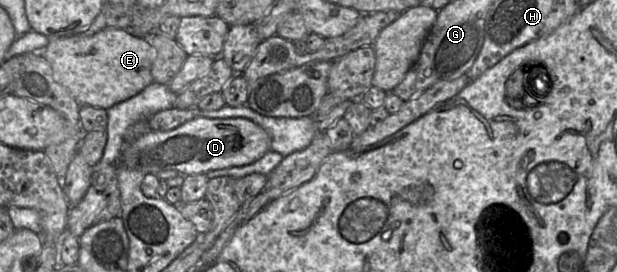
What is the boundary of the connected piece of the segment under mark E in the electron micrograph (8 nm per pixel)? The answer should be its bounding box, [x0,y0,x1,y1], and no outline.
[42,28,155,109]

